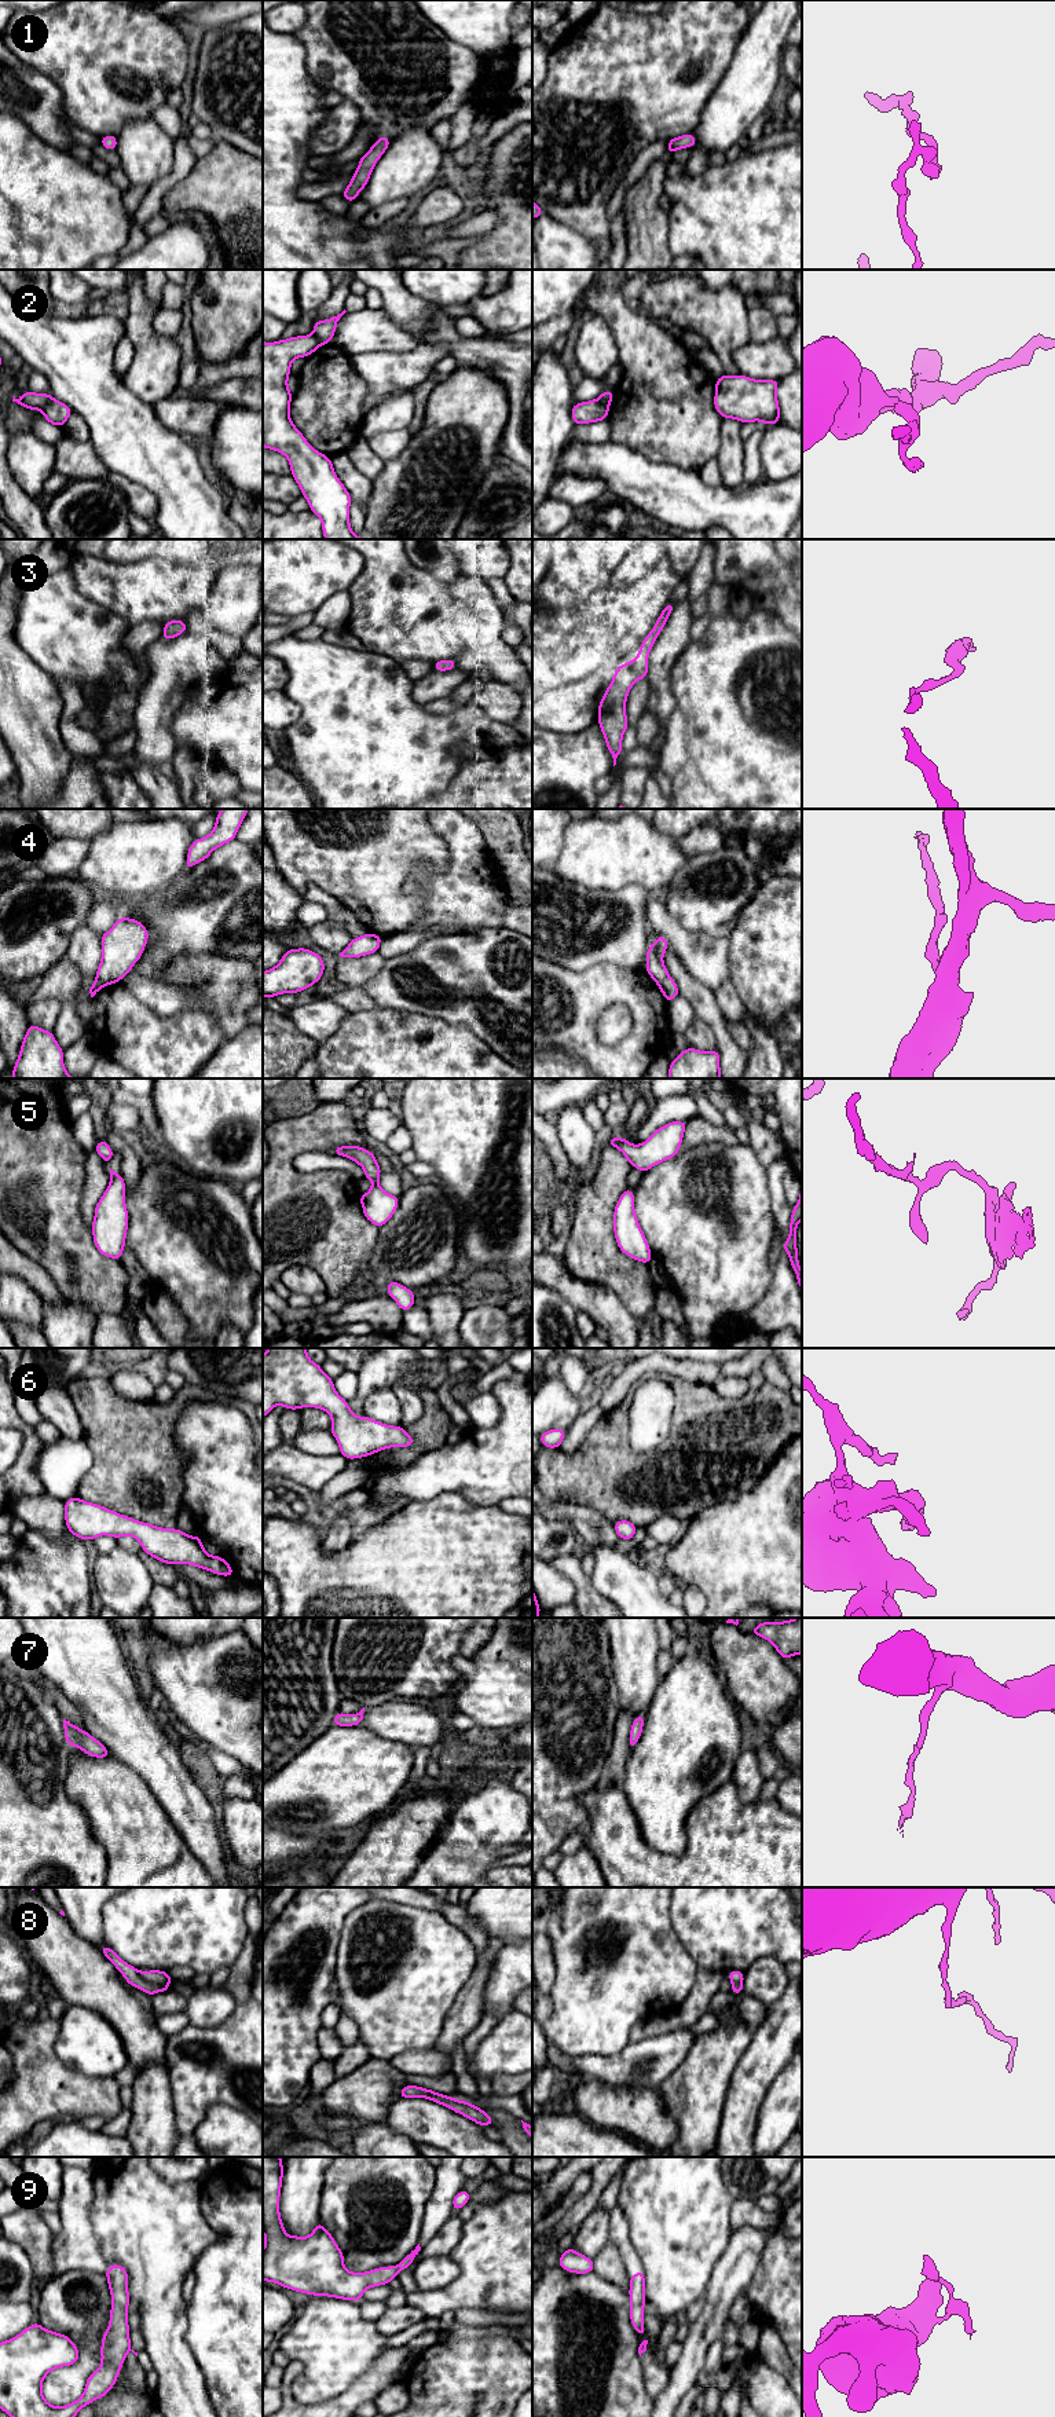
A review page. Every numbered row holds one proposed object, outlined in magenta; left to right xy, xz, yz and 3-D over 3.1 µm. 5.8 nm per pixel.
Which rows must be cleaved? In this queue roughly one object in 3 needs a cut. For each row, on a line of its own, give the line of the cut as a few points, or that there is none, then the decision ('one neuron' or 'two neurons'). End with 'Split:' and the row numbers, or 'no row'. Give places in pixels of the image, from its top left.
1: cut none; one neuron
2: cut xy (52, 398), (41, 410); two neurons
3: cut none; one neuron
4: cut yz (669, 976), (658, 984); two neurons
5: cut none; one neuron
6: cut none; one neuron
7: cut none; one neuron
8: cut none; one neuron
9: cut xz (396, 2266), (399, 2270); two neurons
Split: 2, 4, 9

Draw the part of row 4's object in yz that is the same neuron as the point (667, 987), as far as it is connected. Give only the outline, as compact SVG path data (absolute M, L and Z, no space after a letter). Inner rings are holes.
M668 975L660 984L657 984L667 1003L679 996L677 982Z

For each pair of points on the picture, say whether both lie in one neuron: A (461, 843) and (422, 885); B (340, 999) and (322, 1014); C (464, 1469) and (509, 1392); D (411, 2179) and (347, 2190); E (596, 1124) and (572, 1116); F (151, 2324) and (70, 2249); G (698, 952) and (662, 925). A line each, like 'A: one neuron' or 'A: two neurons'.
A: one neuron
B: two neurons
C: one neuron
D: one neuron
E: two neurons
F: two neurons
G: one neuron

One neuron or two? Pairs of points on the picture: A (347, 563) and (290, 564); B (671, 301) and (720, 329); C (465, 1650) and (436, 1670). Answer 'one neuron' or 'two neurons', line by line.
A: one neuron
B: one neuron
C: two neurons

